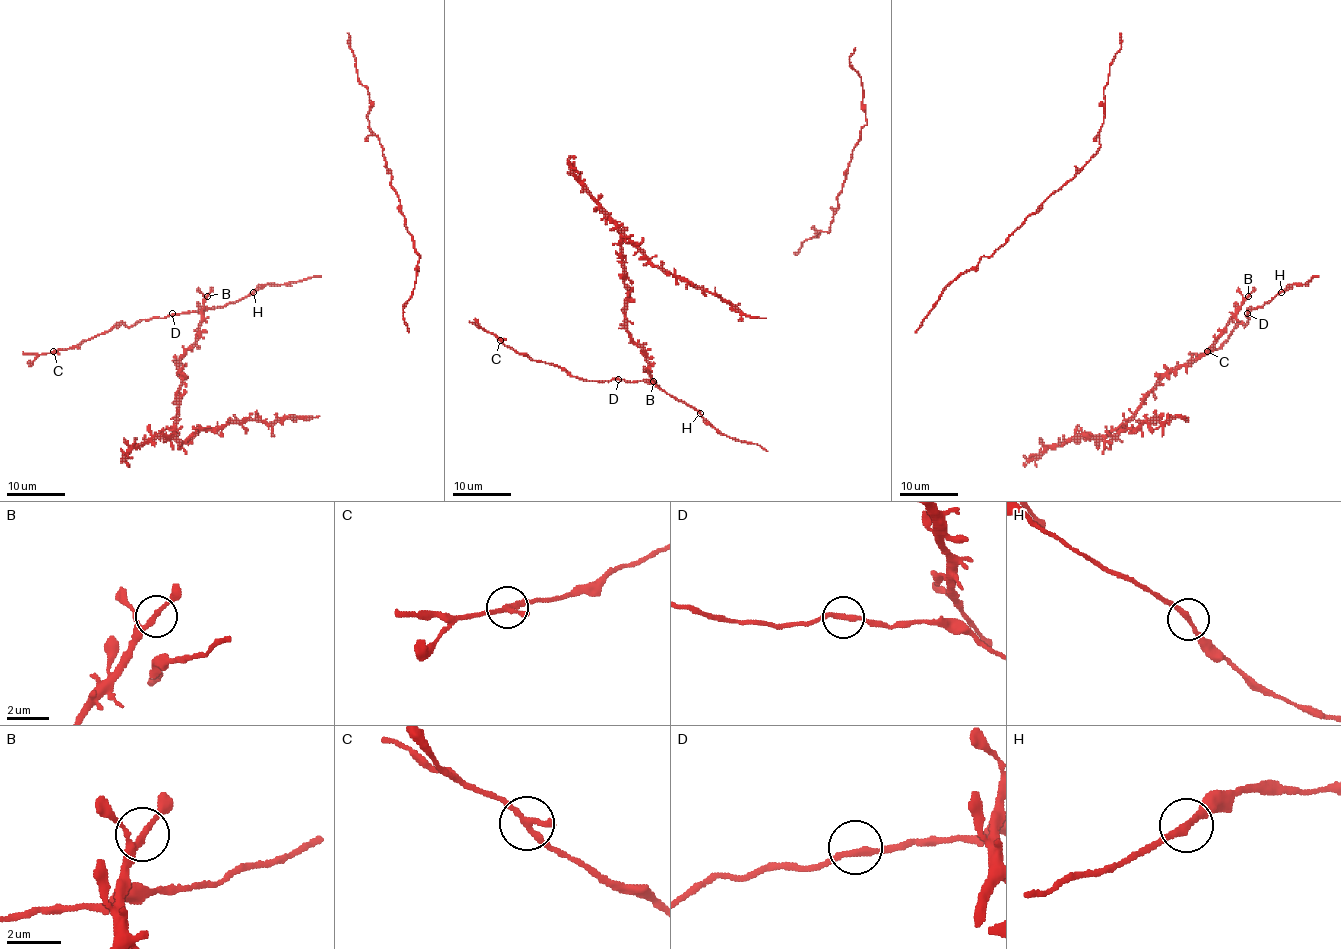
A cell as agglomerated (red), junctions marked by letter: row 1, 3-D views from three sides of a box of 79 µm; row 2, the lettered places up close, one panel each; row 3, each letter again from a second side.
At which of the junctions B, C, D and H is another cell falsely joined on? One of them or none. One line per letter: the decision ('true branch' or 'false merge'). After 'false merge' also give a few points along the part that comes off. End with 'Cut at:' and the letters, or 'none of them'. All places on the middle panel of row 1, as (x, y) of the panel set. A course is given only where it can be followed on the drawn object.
B: true branch
C: true branch
D: true branch
H: false merge | (700, 413), (722, 433), (757, 444), (767, 451)
Cut at: H

